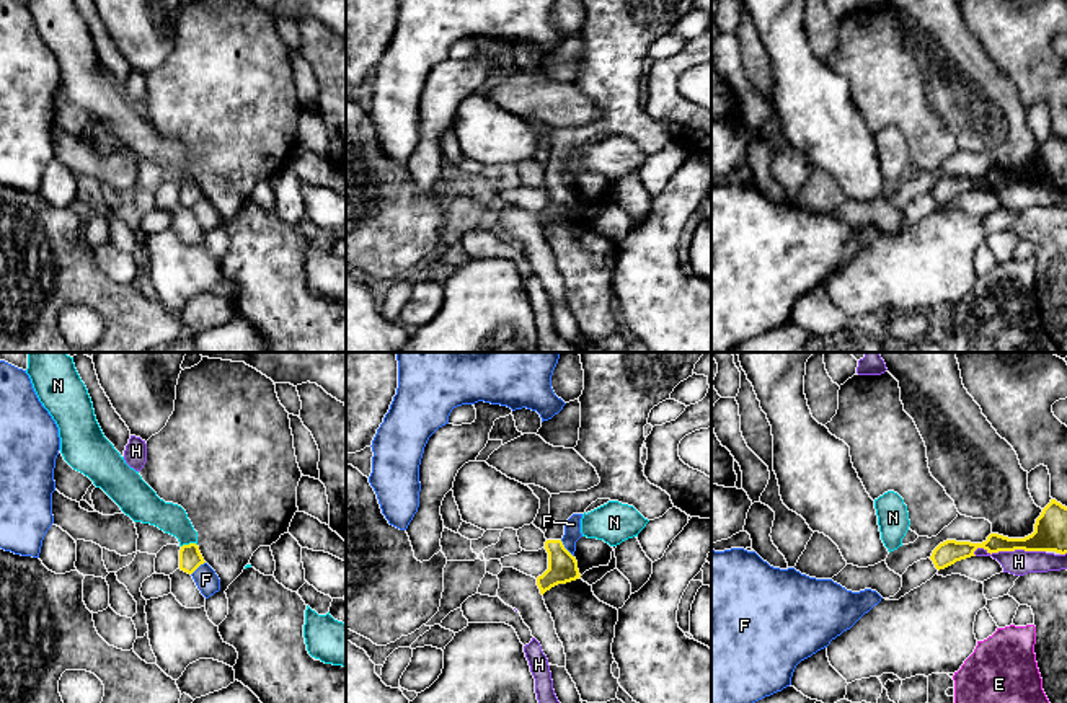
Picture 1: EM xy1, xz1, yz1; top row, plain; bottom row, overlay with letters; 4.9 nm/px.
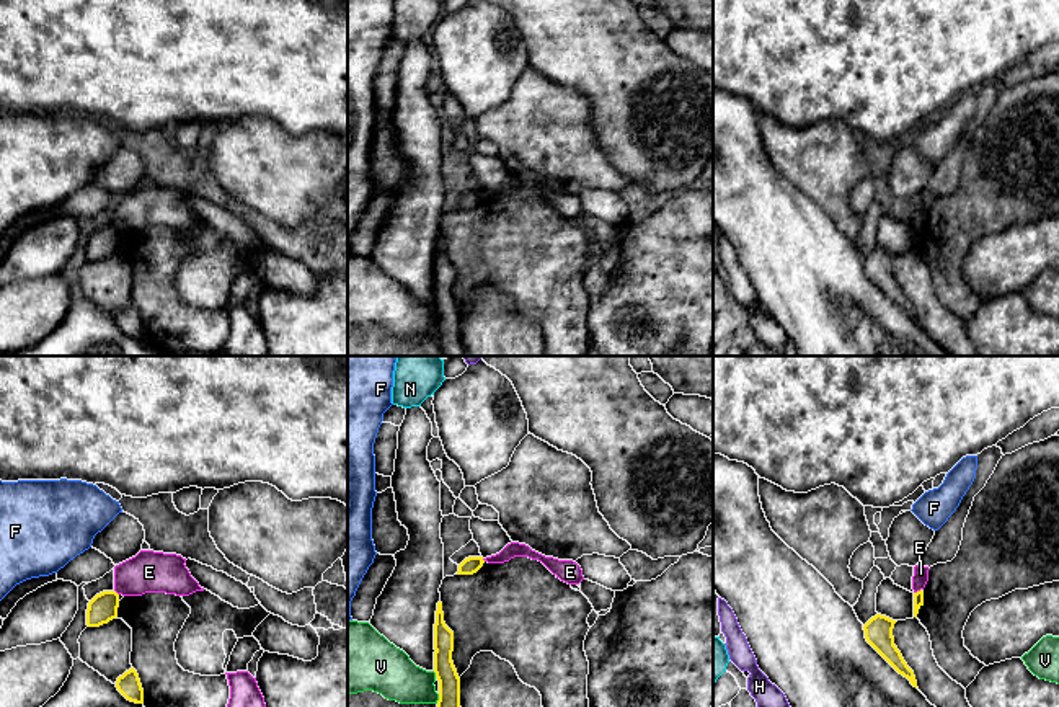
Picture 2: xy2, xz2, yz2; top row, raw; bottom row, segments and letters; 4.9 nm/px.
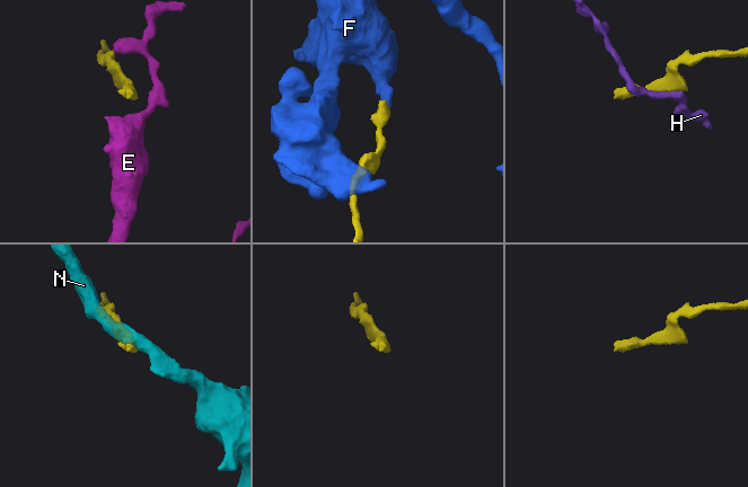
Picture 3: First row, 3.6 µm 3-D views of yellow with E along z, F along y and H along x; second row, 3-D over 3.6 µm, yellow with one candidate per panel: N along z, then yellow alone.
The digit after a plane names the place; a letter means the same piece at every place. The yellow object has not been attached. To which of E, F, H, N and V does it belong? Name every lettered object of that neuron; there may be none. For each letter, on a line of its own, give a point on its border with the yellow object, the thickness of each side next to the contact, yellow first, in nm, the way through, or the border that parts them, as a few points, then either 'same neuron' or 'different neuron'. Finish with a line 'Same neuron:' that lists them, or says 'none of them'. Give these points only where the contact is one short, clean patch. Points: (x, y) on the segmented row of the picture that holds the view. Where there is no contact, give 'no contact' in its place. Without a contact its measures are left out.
E: meets yellow in yz2 at (917, 591); 50 nm thick on the yellow side, 80 nm on the other; border along yz2 (921, 588), (914, 593); different neuron
F: meets yellow in xz1 at (565, 548); 140 nm thick on the yellow side, 80 nm on the other; border along xz1 (560, 540), (573, 557); different neuron
H: meets yellow in yz1 at (1009, 550); 160 nm thick on the yellow side, 120 nm on the other; different neuron
N: meets yellow in xy1 at (190, 543); 110 nm thick on the yellow side, 150 nm on the other; border along xy1 (196, 543), (185, 543), (181, 547); different neuron
V: meets yellow in xz2 at (436, 675); 110 nm thick on the yellow side, 240 nm on the other; border along xz2 (433, 671), (436, 676); different neuron
Same neuron: none of them

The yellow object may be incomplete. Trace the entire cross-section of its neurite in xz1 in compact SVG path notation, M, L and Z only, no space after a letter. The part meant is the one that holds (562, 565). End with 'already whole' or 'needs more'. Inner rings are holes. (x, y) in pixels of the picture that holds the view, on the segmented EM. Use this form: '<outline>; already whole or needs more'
M579 352L584 390L579 396L581 427L574 450L595 468L600 483L587 491L551 494L545 532L548 569L537 577L542 595L581 577L576 558L561 542L573 514L584 514L597 499L633 506L648 520L674 507L671 496L644 476L644 426L651 409L693 375L703 354Z; needs more

